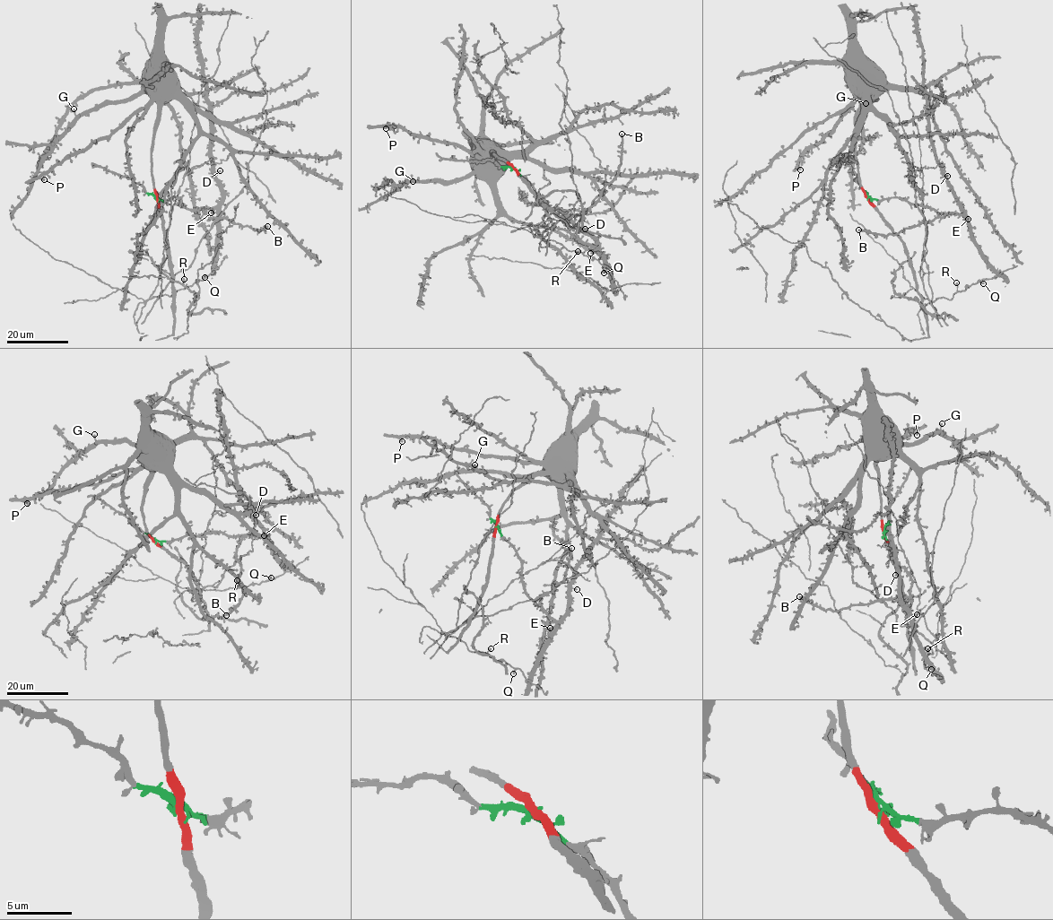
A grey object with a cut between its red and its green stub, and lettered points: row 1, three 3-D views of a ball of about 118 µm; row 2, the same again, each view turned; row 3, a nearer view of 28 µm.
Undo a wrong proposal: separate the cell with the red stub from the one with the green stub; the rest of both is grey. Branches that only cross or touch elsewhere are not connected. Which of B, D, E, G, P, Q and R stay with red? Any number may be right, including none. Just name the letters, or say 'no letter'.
G, P

